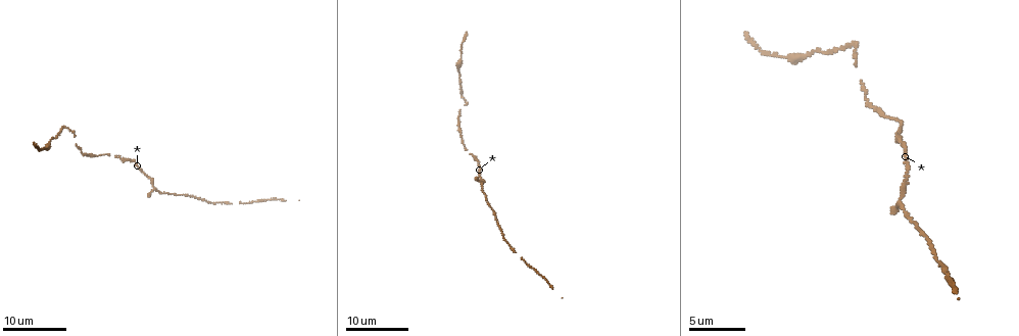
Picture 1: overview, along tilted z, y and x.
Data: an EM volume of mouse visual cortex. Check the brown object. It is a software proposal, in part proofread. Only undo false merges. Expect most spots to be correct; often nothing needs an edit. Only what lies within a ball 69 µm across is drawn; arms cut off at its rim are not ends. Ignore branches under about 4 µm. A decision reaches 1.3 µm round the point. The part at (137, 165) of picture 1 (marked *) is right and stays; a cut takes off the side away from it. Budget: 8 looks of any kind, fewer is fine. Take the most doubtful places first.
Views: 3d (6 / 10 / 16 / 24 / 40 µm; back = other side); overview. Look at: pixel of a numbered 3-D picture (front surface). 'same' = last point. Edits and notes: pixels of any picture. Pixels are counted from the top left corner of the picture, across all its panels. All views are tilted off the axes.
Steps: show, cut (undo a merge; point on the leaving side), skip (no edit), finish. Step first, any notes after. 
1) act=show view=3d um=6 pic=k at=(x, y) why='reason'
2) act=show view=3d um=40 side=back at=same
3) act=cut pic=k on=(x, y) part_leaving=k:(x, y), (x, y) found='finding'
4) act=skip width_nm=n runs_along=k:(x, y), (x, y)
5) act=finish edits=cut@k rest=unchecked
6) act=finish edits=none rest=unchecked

act=show view=3d um=16 pic=1 at=(856, 47) why='thick turns thin'

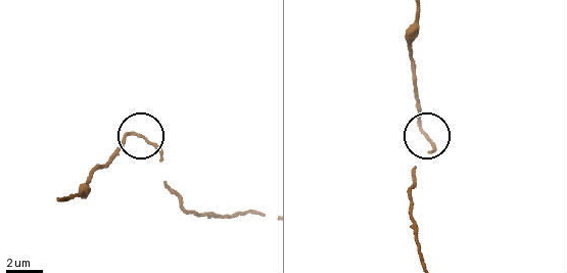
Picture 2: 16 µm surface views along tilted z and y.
act=show view=3d um=10 pic=2 at=(425, 134)

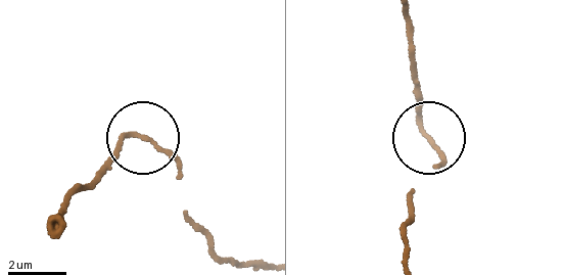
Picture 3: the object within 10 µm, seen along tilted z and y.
act=skip runs_along=3:(409, 263), (412, 199), (438, 163), (417, 119), (413, 62) found='all the same neuron'

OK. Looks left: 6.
act=show view=3d um=16 pic=1 at=(154, 188) why='small branch off a trunk'

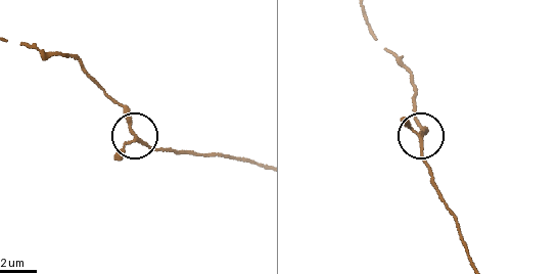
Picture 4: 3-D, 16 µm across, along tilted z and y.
act=show view=3d um=10 pic=4 at=(136, 138)

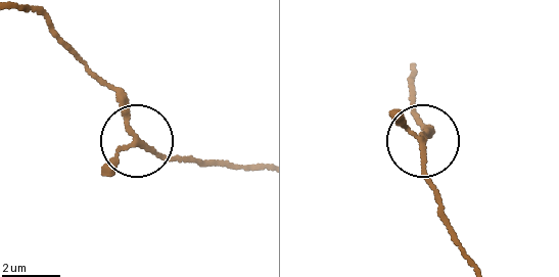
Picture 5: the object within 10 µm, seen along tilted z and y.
act=skip runs_along=5:(412, 82), (438, 203) found='continuous, no second neuron'

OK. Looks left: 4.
act=show view=3d um=16 pic=1 at=(47, 147) why='thick turns thin'

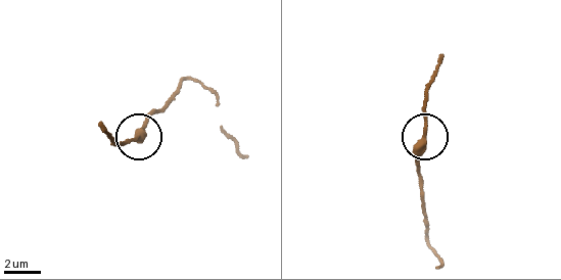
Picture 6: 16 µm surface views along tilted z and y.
act=show view=3d um=6 pic=6 at=(424, 137)

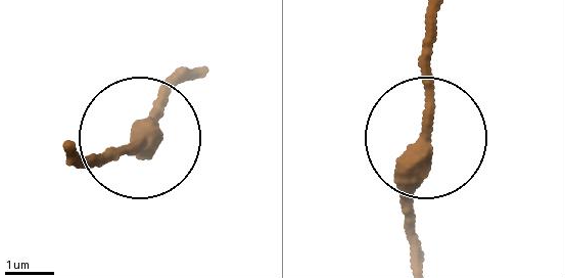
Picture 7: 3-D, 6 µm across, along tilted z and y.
act=skip width_nm=330 found='all the same neuron'

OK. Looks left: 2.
act=show view=3d um=24 pic=1 at=(943, 269) why='sudden change in width'

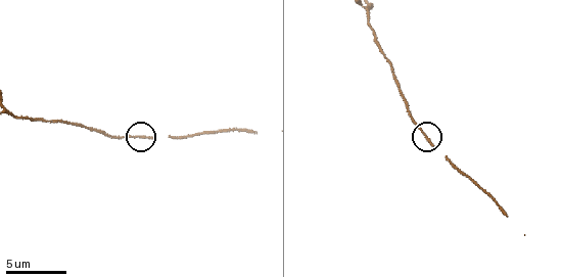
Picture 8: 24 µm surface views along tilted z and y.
act=show view=3d um=6 pic=8 at=(144, 137) why='closer look'

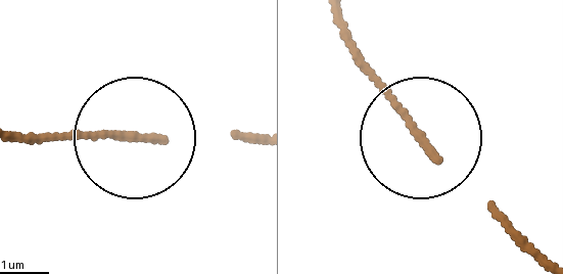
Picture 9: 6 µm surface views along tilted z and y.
act=skip width_nm=170 runs_along=9:(340, 18), (416, 129), (503, 222) found='continuous, no second neuron'

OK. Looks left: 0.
act=finish edits=none rest=unchecked

